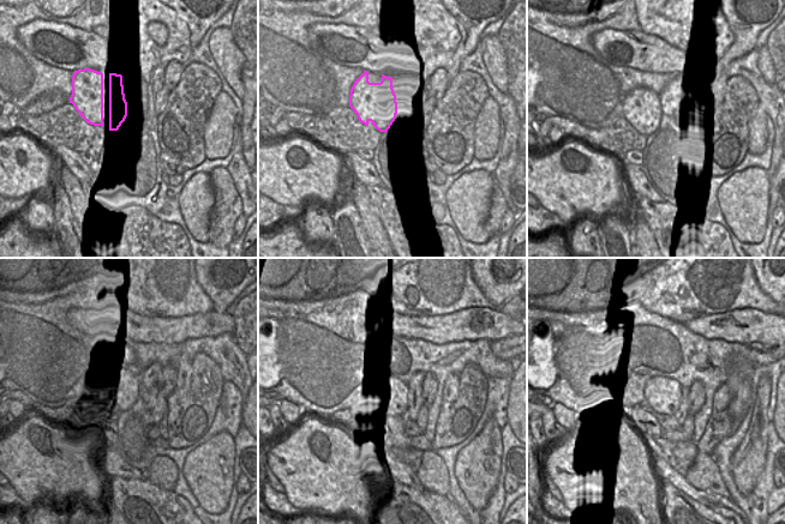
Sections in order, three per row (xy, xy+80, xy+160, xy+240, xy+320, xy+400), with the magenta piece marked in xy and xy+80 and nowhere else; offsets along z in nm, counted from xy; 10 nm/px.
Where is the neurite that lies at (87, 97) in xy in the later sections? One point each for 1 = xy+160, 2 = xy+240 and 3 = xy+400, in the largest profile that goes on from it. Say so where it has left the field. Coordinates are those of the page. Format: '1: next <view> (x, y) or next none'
1: next xy+160 (641, 107)
2: next xy+240 (124, 387)
3: next xy+400 (663, 395)

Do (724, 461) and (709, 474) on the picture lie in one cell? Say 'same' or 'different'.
different

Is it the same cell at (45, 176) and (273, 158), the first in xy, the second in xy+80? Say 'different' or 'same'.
same

